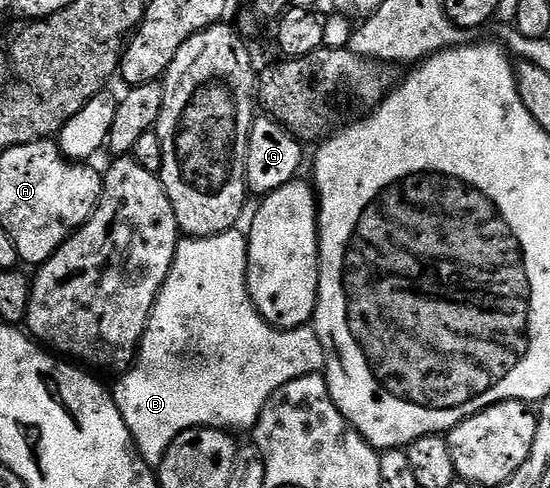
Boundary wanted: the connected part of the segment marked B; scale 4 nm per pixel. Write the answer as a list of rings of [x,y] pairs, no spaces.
[[[231,229],[219,236],[210,238],[182,237],[177,244],[177,251],[173,257],[173,267],[159,292],[159,296],[153,305],[153,311],[149,317],[149,327],[141,338],[141,348],[137,351],[136,359],[132,366],[116,379],[117,387],[112,387],[111,393],[123,420],[127,424],[129,434],[133,437],[133,445],[137,447],[141,459],[149,466],[160,467],[167,448],[179,435],[188,430],[200,430],[208,428],[211,430],[237,430],[252,431],[257,425],[259,416],[271,400],[271,396],[283,384],[291,384],[291,380],[299,380],[308,374],[321,374],[325,368],[325,345],[319,340],[316,329],[312,325],[301,326],[298,330],[276,330],[267,320],[263,320],[261,313],[255,308],[255,304],[249,295],[247,288],[247,260],[249,259],[249,243],[246,235],[240,234],[237,230]]]

